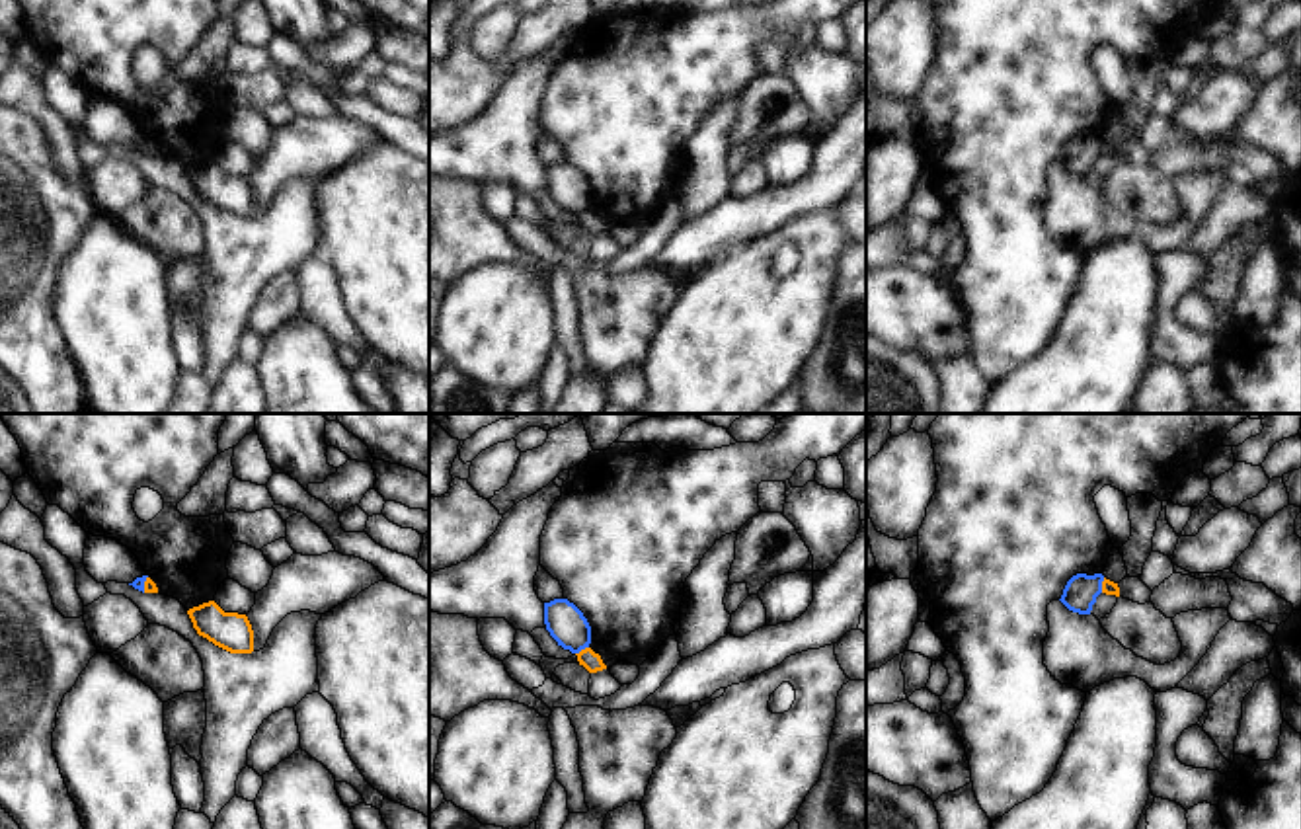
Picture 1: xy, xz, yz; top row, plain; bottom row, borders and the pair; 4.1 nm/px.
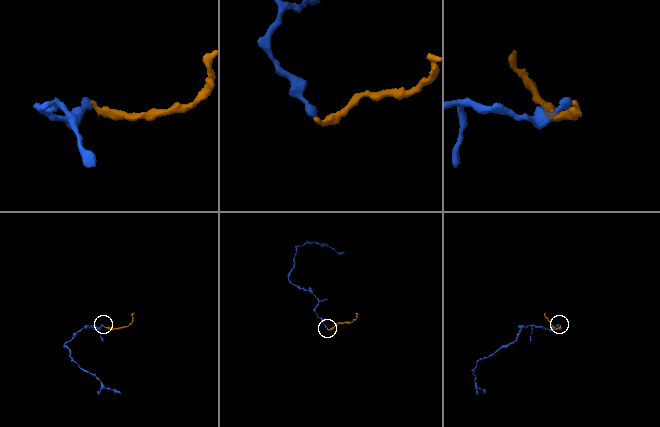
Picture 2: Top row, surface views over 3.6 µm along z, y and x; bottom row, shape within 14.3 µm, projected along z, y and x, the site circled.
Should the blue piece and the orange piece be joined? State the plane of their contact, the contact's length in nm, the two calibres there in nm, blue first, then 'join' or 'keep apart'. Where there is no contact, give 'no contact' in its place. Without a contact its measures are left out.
contact in yz; length 70 nm; calibres 140 and 60 nm; keep apart

